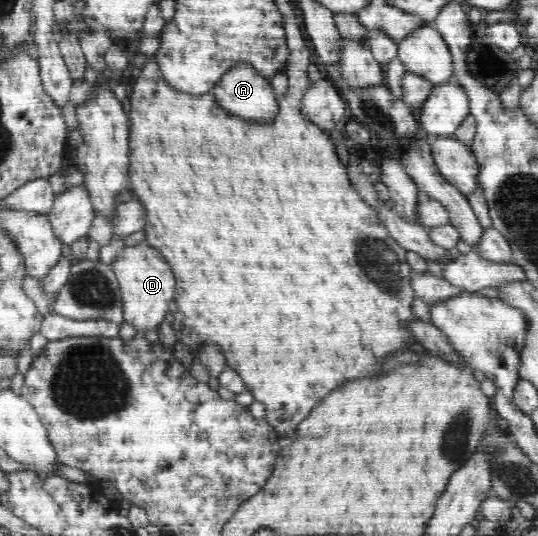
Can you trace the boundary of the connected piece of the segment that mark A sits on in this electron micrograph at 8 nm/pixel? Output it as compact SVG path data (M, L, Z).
M240 63L230 68L221 76L216 86L211 91L218 106L226 112L254 123L269 123L278 112L278 96L274 94L271 81L260 76L254 67Z

